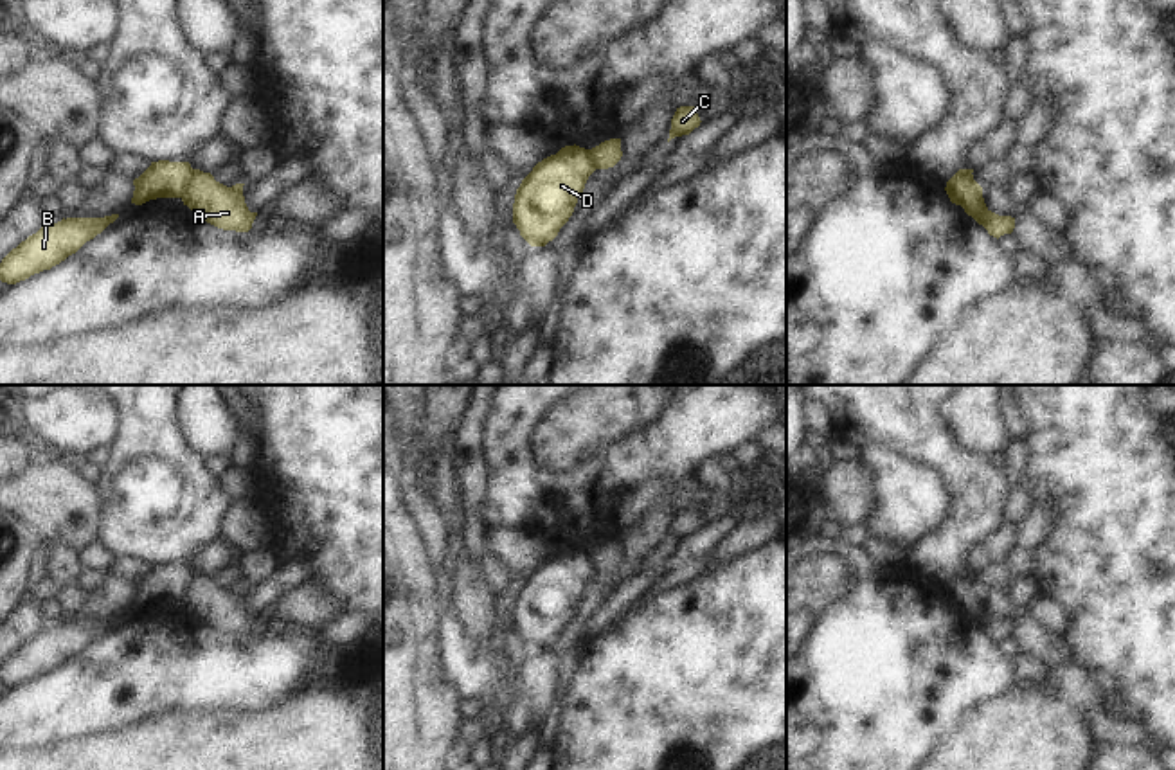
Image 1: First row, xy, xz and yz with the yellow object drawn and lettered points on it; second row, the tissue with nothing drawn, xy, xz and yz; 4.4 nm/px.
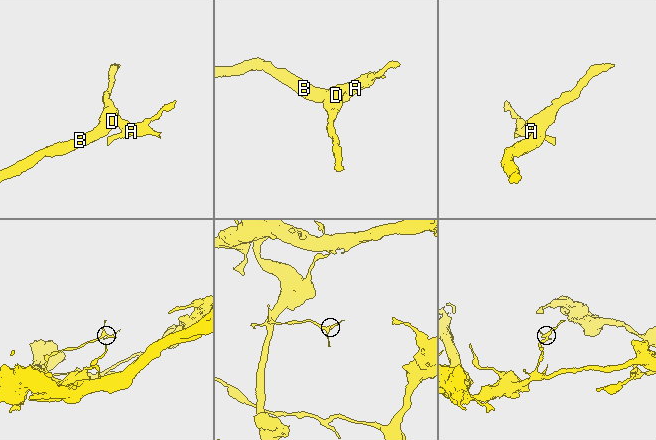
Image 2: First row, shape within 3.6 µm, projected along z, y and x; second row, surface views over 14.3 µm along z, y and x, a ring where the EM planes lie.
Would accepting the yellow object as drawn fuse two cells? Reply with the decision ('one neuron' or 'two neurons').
two neurons

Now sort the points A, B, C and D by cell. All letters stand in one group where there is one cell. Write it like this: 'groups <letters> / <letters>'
groups A C / B D

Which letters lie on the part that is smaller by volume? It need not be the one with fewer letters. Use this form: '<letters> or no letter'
A, C

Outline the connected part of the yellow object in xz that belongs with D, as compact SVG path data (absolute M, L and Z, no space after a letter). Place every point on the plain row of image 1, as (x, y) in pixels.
M574 547L538 565L522 583L513 626L531 649L545 649L558 639L594 574L590 556Z

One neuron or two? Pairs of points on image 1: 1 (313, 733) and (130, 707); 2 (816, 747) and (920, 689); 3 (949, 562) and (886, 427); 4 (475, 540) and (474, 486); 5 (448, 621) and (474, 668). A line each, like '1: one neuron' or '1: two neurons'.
1: two neurons
2: one neuron
3: one neuron
4: one neuron
5: one neuron

